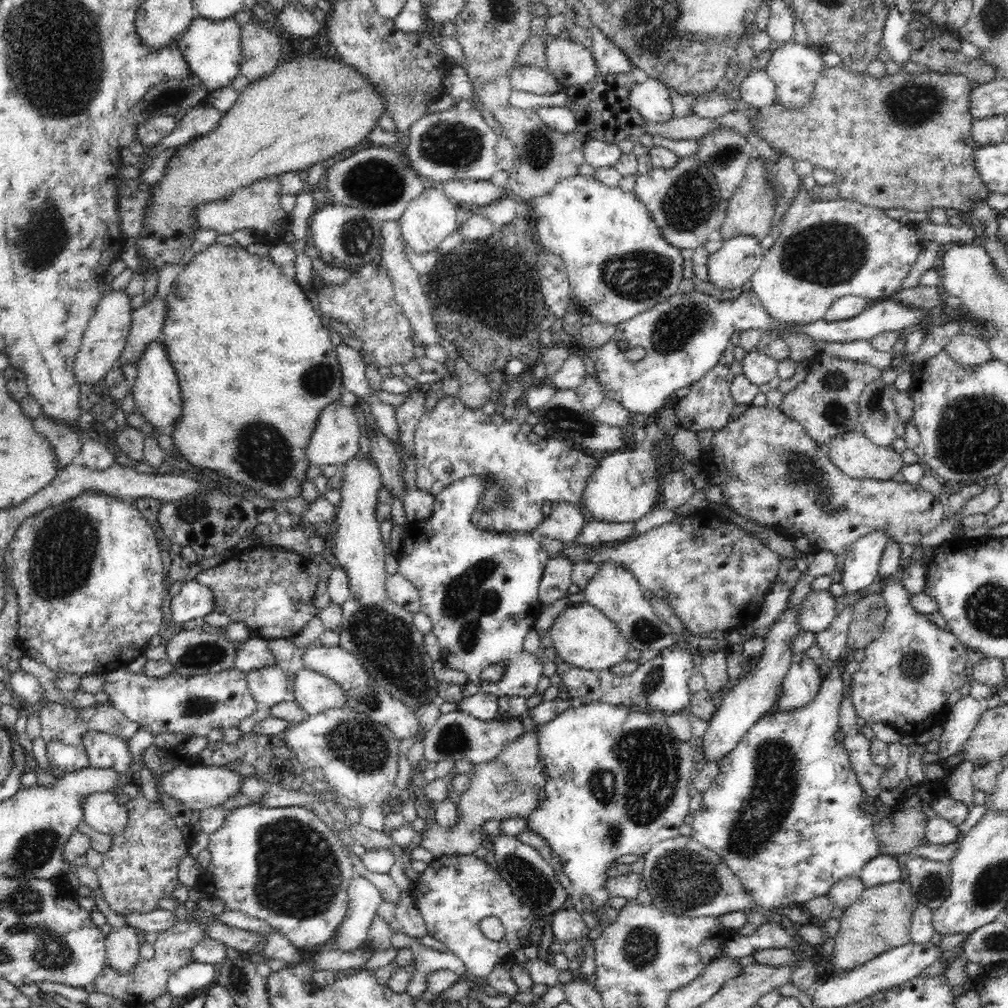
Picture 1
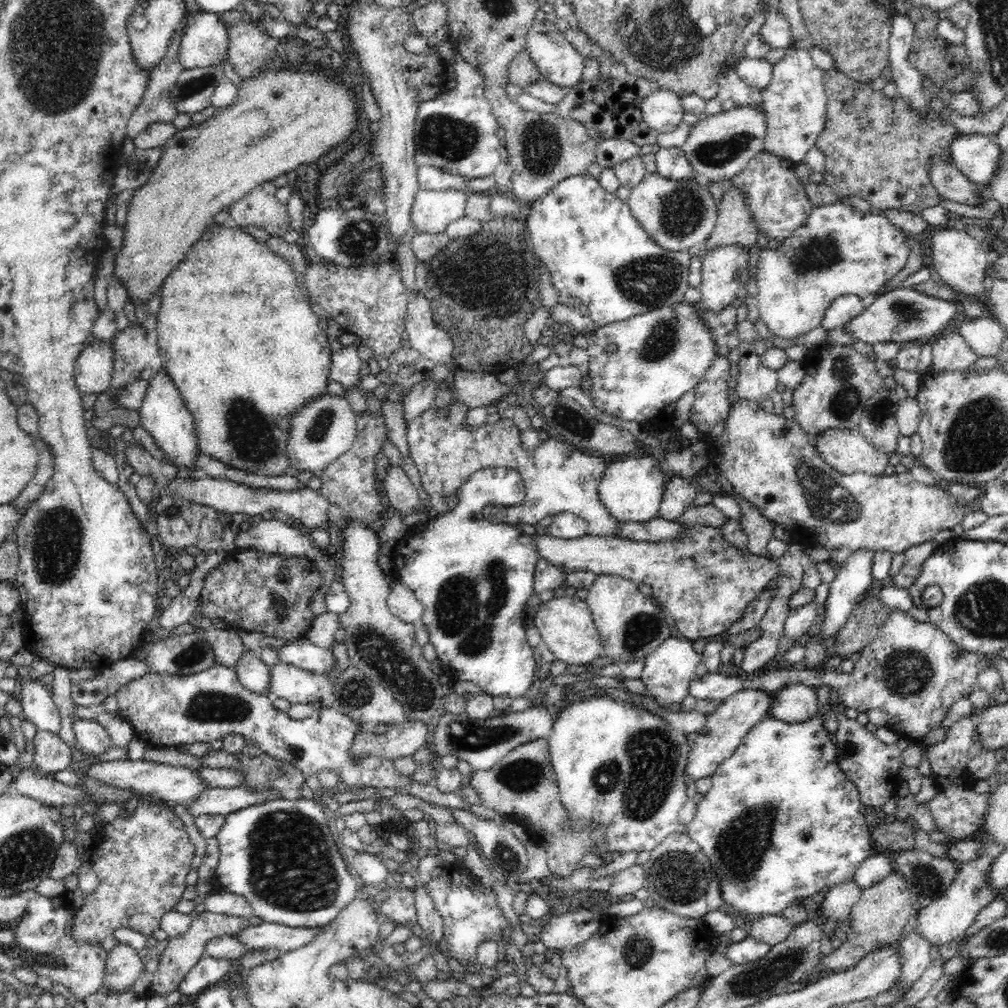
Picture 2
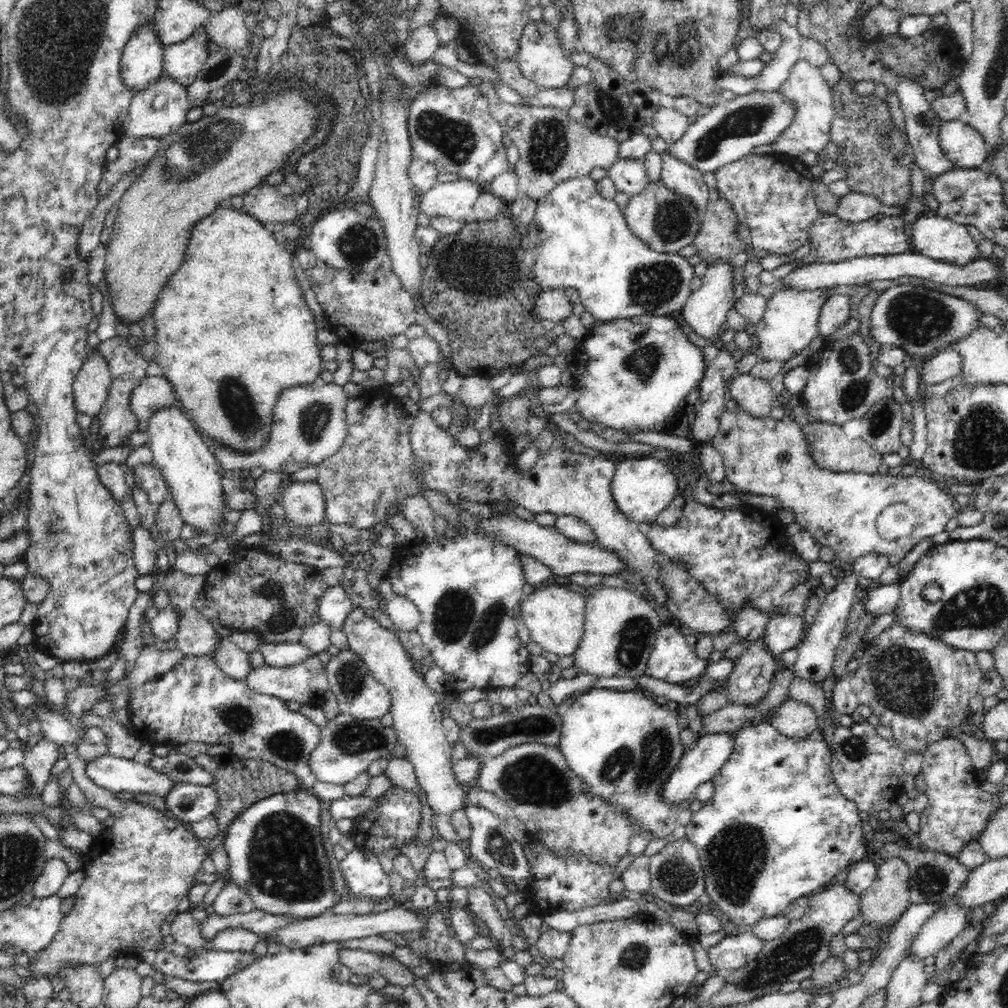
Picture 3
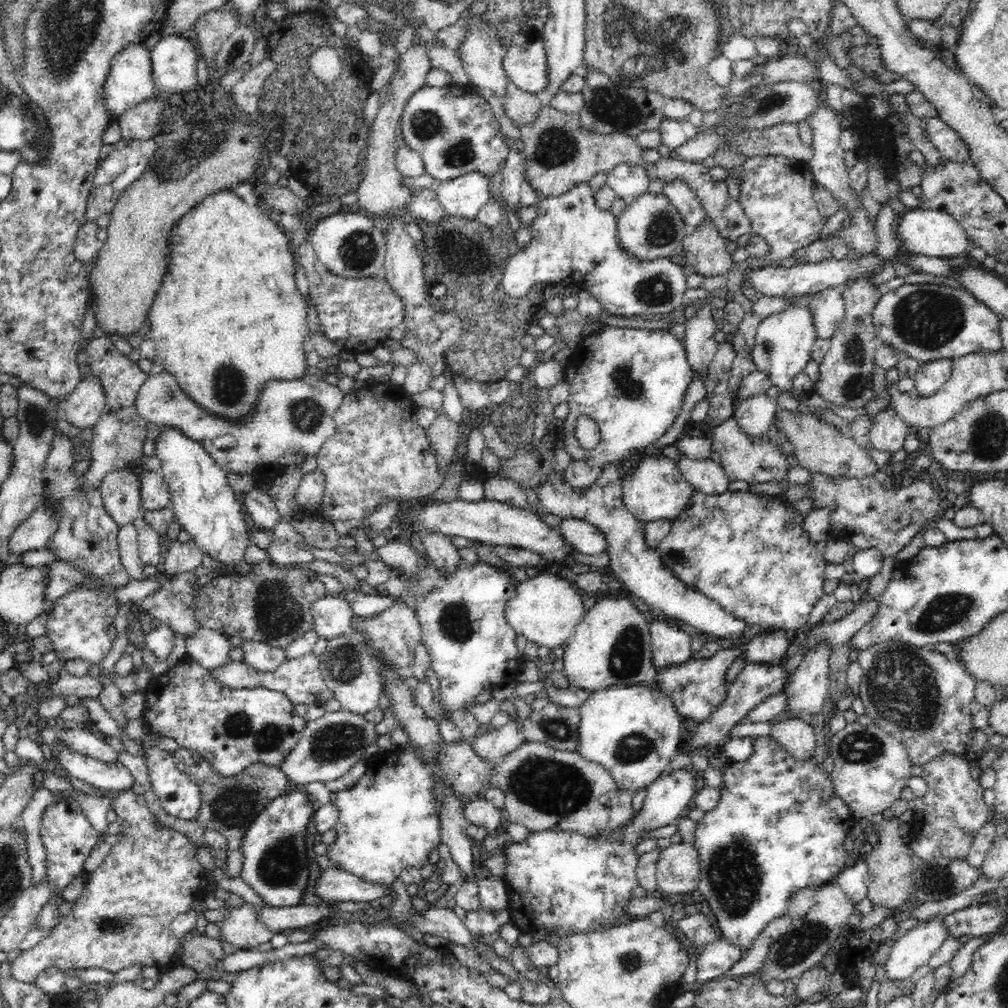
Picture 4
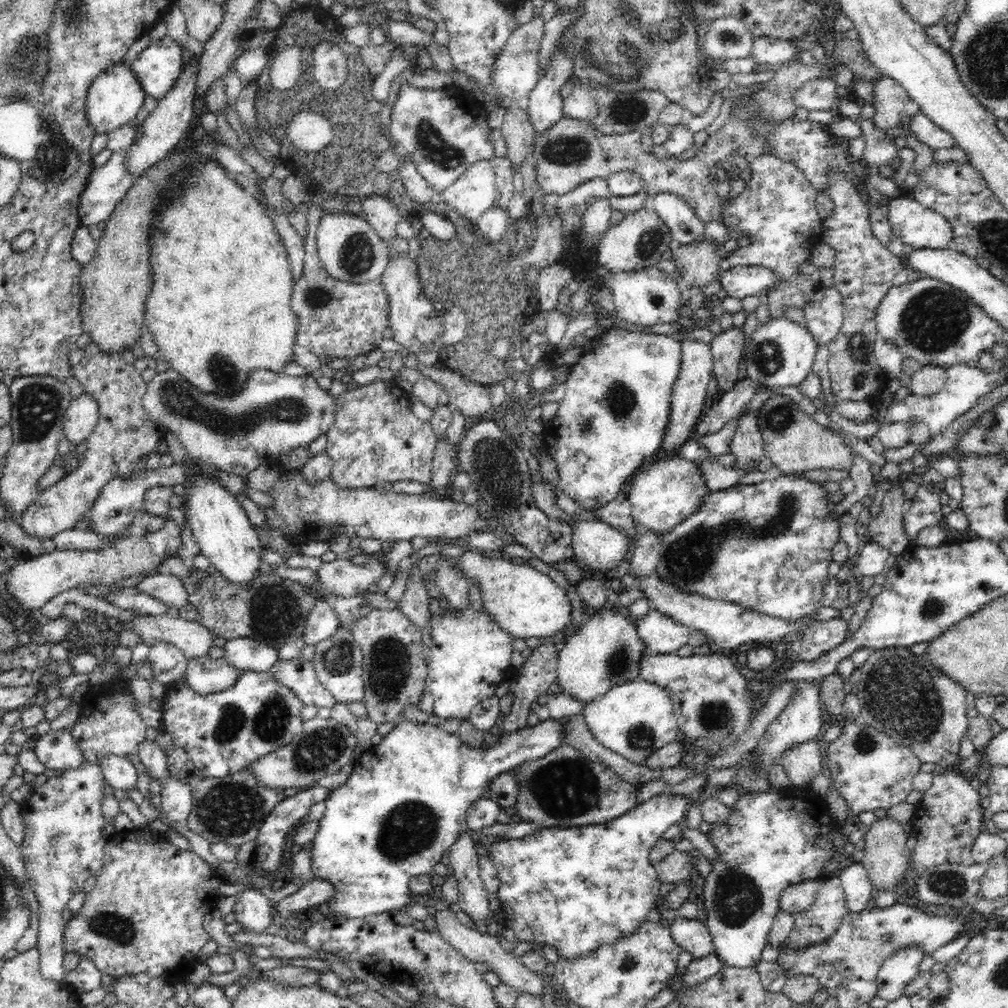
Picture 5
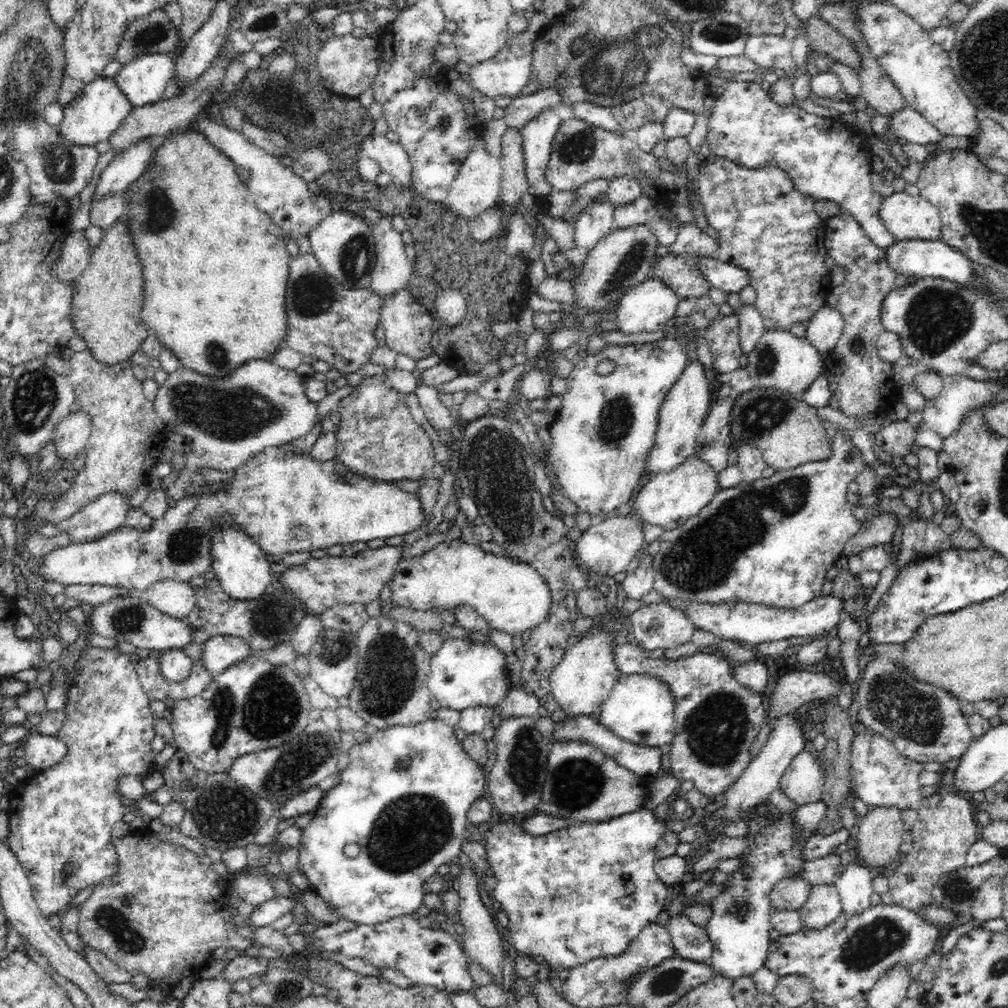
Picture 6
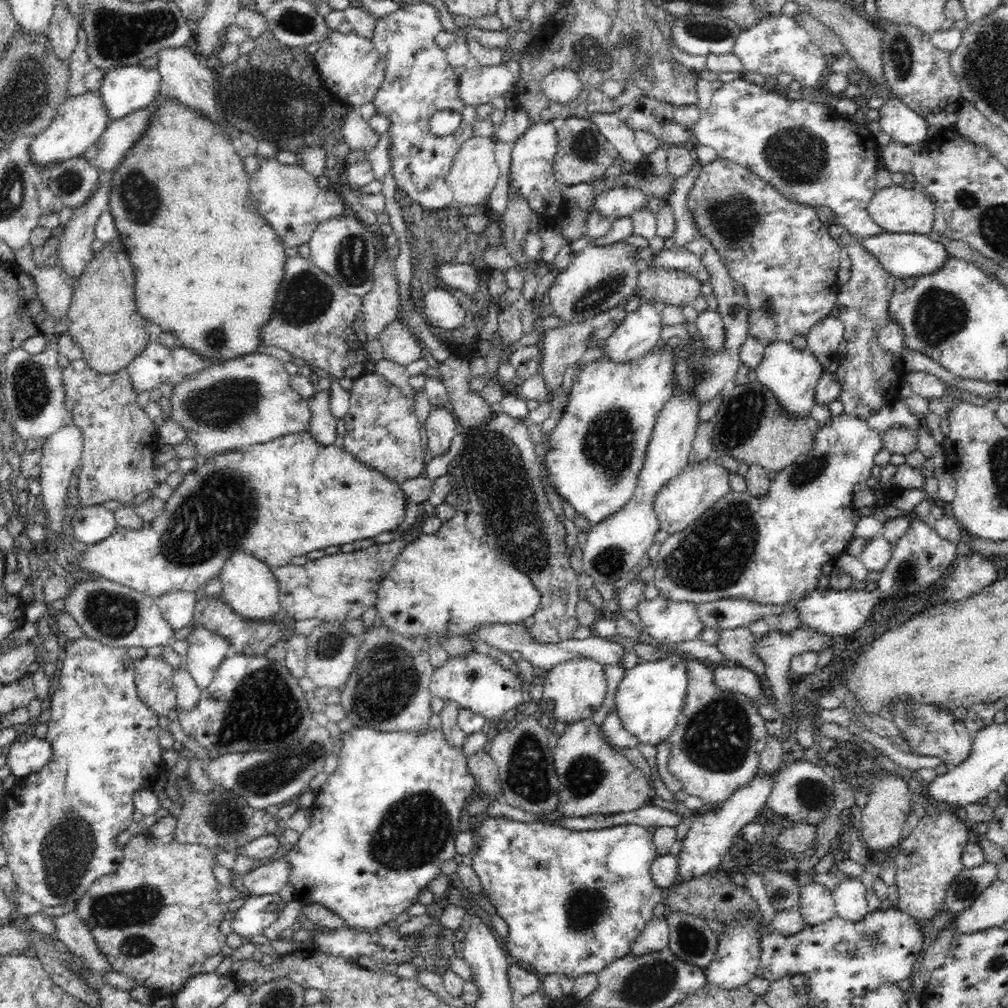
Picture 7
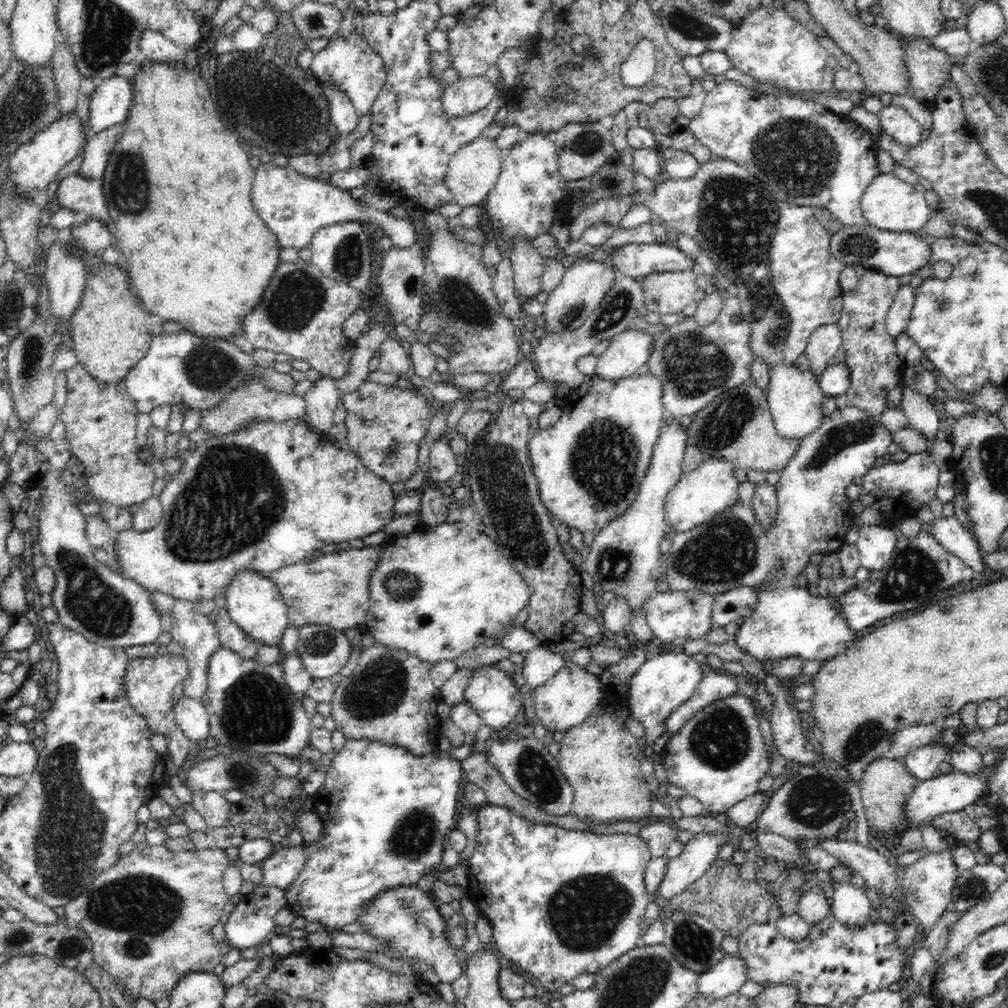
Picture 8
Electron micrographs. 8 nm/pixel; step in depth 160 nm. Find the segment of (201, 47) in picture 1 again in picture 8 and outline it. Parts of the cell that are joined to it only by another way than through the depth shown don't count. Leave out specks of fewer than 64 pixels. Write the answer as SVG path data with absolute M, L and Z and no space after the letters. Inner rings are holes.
M113 75L105 78L89 97L89 120L92 132L123 124L130 112L134 89L128 78Z

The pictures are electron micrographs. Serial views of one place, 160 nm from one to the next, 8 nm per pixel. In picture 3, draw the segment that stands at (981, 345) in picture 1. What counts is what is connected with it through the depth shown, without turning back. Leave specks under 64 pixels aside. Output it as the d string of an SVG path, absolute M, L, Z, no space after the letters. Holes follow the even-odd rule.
M953 346L942 348L924 361L918 362L921 387L943 383L961 374L962 357Z

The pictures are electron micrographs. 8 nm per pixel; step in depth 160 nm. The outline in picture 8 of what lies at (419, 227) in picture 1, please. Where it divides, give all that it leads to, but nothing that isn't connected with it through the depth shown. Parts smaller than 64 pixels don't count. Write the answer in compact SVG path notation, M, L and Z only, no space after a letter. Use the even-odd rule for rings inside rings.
M484 135L474 138L470 144L457 150L449 162L445 178L446 184L453 192L453 201L460 204L462 208L484 202L498 180L502 166L502 153L496 141Z

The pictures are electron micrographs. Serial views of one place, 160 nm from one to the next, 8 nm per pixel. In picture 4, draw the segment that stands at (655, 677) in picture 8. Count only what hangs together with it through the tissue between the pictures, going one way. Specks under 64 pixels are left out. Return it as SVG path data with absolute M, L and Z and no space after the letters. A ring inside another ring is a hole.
M638 683L634 686L609 686L590 693L590 696L580 706L580 722L578 724L578 755L586 761L594 762L606 768L615 779L620 790L628 790L635 795L642 788L656 782L670 761L677 754L677 746L683 740L680 724L683 718L676 710L671 698L660 689Z

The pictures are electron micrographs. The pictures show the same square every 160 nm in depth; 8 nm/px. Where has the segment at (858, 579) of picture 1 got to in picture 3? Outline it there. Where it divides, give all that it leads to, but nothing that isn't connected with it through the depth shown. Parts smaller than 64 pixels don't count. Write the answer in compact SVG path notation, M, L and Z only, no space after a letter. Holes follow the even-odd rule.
M858 573L846 576L825 596L819 611L812 622L806 625L802 640L797 644L798 657L791 667L795 676L802 680L810 680L822 685L826 678L832 676L833 656L836 647L845 642L845 628L851 606L856 602L856 586L858 586Z

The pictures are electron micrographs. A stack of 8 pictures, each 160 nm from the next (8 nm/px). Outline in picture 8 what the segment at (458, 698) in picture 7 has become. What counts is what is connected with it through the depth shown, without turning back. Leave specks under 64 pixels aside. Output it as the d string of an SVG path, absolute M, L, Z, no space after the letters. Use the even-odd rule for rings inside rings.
M485 665L476 670L476 674L468 680L464 688L464 700L468 701L480 715L483 724L490 726L492 730L500 731L506 728L512 720L515 721L517 717L522 717L522 693L512 677L496 666Z

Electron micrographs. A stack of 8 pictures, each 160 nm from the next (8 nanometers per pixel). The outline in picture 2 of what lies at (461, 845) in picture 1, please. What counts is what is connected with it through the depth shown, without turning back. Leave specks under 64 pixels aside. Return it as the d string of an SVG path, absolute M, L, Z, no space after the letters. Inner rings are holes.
M548 739L531 740L514 747L489 770L476 771L469 777L469 784L478 792L482 806L494 810L500 818L520 821L530 837L547 853L547 865L552 874L567 877L584 856L596 855L610 863L618 853L597 848L597 838L591 834L586 822L576 824L576 834L565 832L567 811L562 805L561 791L550 762Z

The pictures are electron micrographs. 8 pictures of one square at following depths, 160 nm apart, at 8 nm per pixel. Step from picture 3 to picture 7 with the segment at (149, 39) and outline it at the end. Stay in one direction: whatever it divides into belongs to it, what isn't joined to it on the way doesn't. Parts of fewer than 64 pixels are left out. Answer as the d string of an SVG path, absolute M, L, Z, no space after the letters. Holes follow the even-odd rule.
M88 90L82 96L69 97L59 106L50 126L38 135L33 135L32 142L29 144L31 162L35 166L38 164L48 166L54 162L64 162L81 156L102 136L103 130L106 130L106 125L110 121L100 93L94 94Z

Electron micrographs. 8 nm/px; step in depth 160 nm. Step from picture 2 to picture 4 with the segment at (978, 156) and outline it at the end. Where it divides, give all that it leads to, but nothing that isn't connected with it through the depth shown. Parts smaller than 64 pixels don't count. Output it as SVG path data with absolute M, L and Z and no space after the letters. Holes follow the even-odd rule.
M926 117L923 126L927 130L927 138L940 151L942 159L968 162L968 145L940 117Z

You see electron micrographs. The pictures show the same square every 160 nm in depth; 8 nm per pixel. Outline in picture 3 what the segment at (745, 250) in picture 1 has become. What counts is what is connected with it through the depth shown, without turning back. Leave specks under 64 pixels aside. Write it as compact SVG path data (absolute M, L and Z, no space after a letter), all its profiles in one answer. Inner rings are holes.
M716 260L708 264L704 276L701 278L701 288L691 292L687 304L683 307L682 318L700 338L711 342L720 335L722 324L726 321L727 314L735 304L734 285L732 284L734 266L730 266L727 260Z

